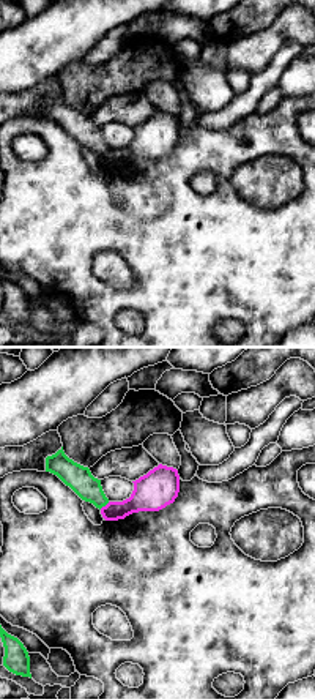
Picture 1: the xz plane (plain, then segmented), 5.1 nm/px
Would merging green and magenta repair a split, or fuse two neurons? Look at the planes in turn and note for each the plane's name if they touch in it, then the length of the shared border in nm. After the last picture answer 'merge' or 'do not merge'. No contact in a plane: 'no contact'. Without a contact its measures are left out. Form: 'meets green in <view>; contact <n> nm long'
meets green in xz; contact 70 nm long

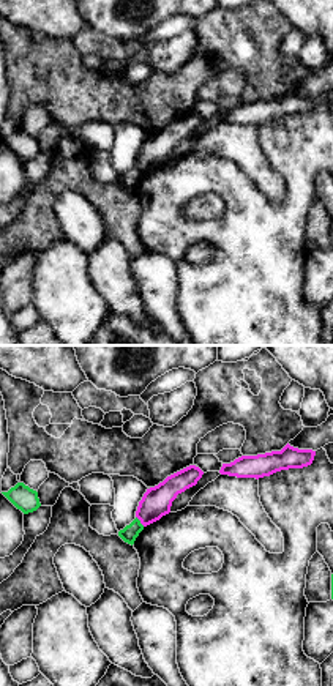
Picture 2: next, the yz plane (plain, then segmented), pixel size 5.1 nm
meets green in yz; contact 70 nm long

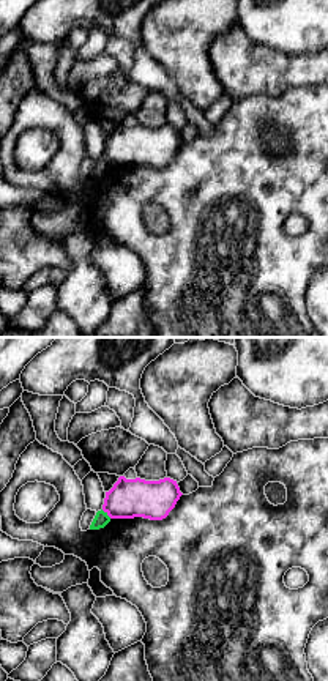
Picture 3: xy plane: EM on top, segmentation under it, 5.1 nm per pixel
meets green in xy; contact 70 nm long

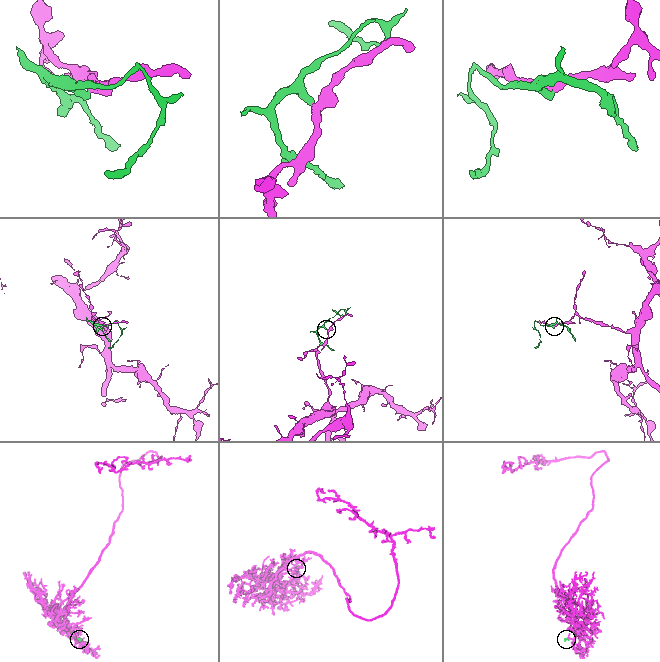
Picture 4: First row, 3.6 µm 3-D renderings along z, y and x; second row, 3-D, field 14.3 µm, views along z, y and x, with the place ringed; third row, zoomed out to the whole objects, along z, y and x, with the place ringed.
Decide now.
do not merge

